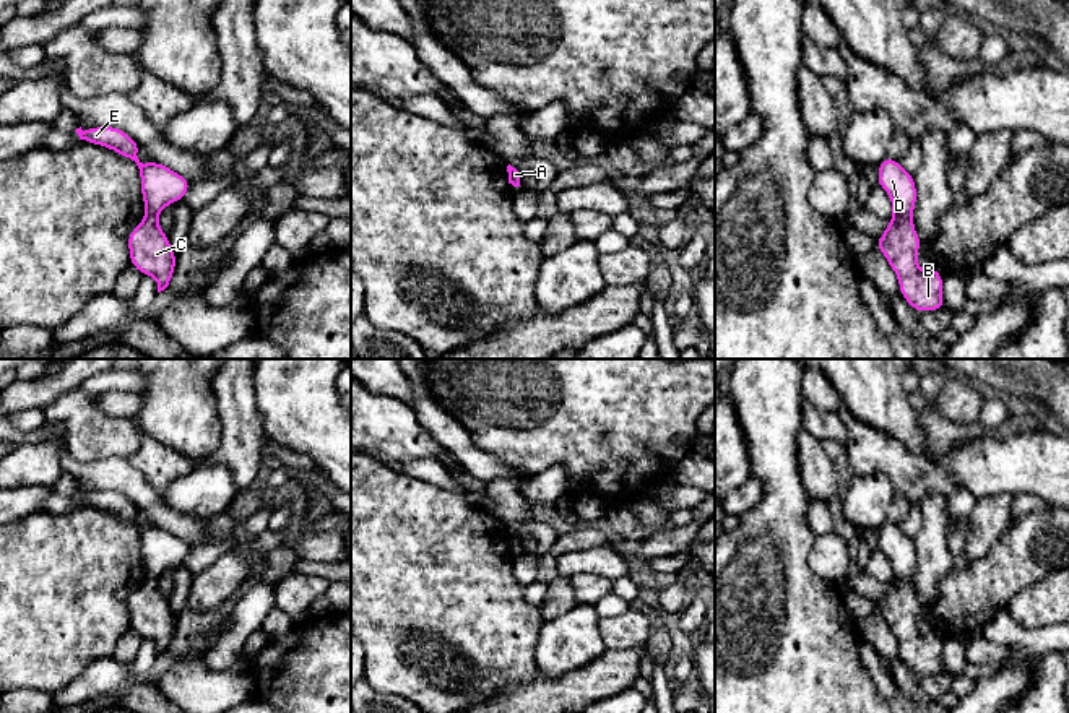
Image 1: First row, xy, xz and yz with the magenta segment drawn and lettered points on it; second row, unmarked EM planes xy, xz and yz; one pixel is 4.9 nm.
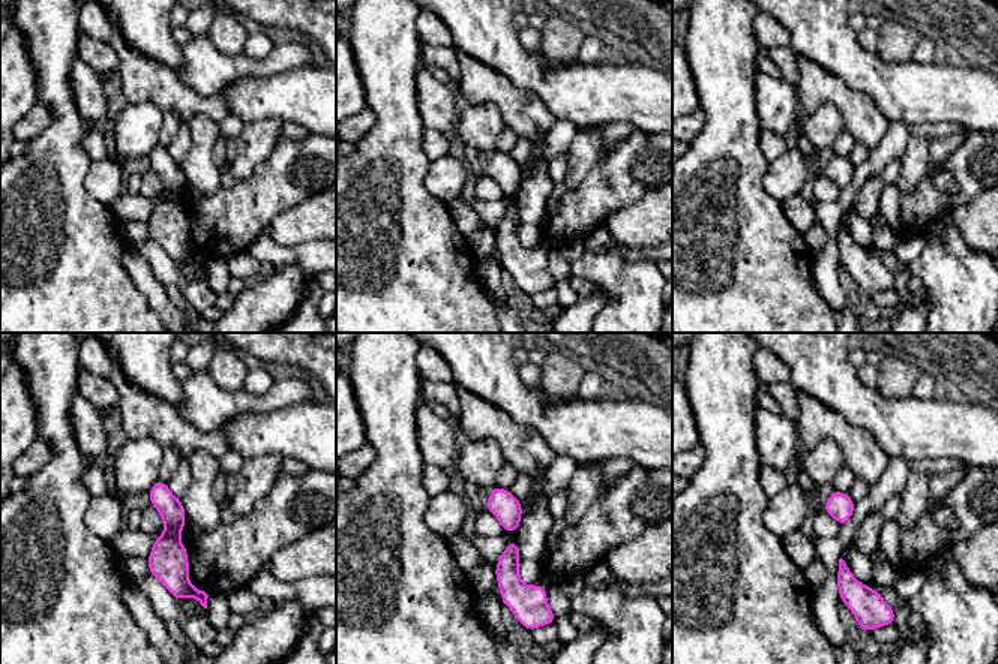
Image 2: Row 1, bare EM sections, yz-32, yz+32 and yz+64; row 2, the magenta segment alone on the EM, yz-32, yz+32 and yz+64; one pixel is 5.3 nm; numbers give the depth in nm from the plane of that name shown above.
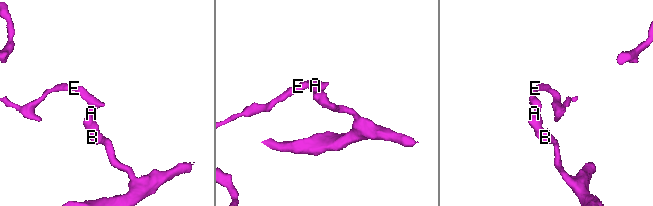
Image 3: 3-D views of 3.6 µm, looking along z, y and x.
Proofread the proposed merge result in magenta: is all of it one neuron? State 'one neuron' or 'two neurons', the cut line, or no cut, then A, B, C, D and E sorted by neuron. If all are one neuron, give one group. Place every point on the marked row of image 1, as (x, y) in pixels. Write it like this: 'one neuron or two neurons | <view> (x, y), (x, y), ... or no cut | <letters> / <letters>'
two neurons | yz (894, 213), (910, 216) | A B C / D E

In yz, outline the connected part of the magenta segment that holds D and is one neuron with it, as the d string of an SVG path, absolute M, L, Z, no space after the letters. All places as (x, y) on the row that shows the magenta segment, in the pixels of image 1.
M889 156L879 164L877 184L887 192L892 200L895 216L911 216L916 203L916 185L895 159Z

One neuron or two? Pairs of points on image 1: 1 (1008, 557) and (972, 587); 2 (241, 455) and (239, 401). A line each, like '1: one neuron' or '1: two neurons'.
1: one neuron
2: one neuron

